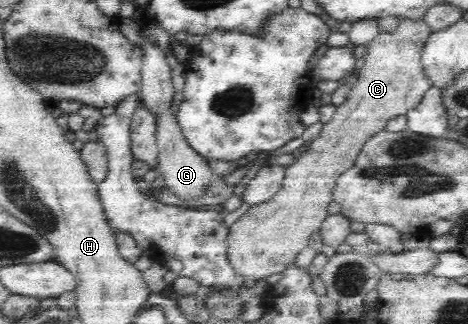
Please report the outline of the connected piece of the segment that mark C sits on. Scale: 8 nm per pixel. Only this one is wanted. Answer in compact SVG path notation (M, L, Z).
M403 18L396 28L393 34L385 34L381 31L381 34L377 34L377 37L366 46L366 55L358 67L358 79L353 81L354 88L349 92L345 102L337 106L333 118L323 124L318 137L309 143L307 150L286 168L285 179L277 194L249 208L228 228L226 255L237 275L258 281L271 274L279 274L295 264L296 256L309 244L311 234L318 231L327 218L327 208L332 201L334 185L338 177L342 176L347 169L352 168L354 160L369 138L373 138L377 132L385 129L389 120L401 114L406 115L409 109L415 108L421 102L423 95L431 88L432 84L428 76L425 76L422 64L423 49L432 36L428 22L423 22L421 19L419 22L413 22L411 19Z

